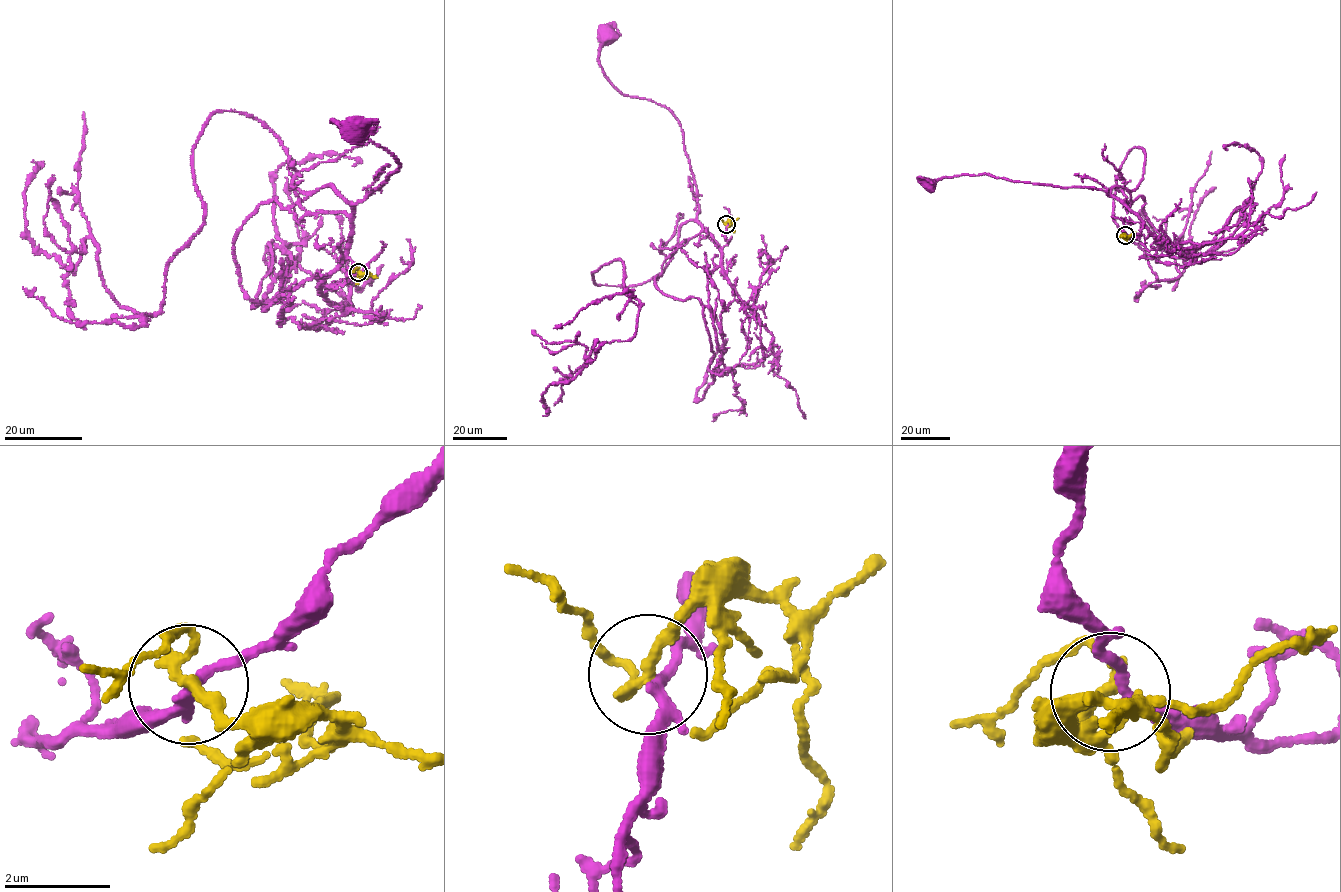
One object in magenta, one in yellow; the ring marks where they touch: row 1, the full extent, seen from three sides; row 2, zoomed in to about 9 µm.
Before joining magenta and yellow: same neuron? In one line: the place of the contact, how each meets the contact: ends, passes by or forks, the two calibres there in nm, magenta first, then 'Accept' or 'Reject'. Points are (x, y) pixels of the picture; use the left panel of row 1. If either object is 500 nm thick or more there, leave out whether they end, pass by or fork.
Place: (358, 272). At the ring magenta passes by. At the ring yellow passes by. Thickness 200 nm (magenta) against 200 nm. Reject

